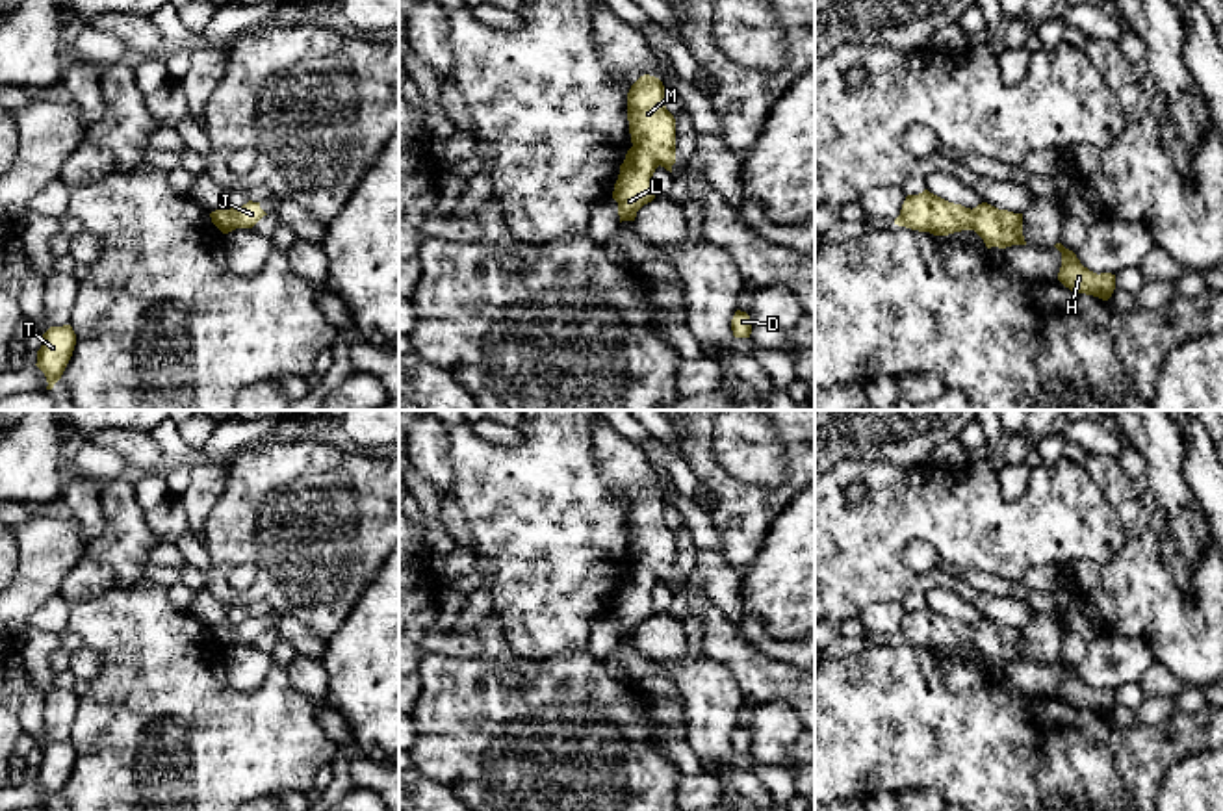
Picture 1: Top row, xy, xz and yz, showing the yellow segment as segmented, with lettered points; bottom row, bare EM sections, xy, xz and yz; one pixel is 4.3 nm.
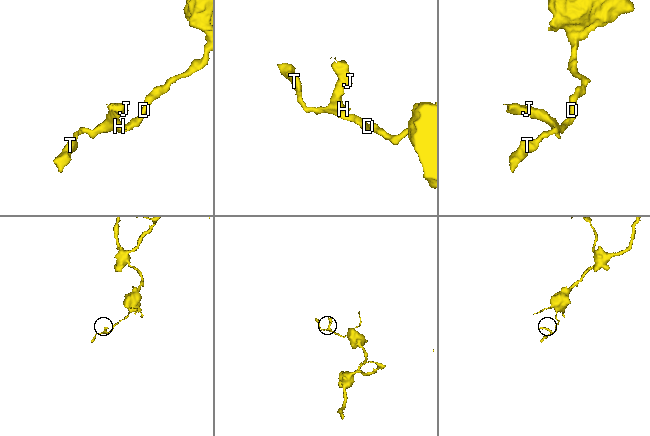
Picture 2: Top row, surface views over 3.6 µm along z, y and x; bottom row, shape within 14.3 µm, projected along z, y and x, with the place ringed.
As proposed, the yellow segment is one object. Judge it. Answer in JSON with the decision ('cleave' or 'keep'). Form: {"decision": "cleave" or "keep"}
{"decision": "cleave"}

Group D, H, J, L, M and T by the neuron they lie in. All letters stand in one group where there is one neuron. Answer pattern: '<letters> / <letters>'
D H L T / J M

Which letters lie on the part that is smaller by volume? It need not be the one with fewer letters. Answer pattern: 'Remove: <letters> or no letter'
Remove: J, M

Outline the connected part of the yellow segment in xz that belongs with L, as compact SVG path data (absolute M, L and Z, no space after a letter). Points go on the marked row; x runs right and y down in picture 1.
M642 147L627 150L612 191L612 199L618 202L620 223L635 221L637 212L655 199L651 176L657 167L657 160Z

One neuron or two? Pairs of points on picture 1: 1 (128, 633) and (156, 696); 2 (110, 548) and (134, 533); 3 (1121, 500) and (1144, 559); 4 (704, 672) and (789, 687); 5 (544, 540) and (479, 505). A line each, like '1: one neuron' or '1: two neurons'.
1: one neuron
2: one neuron
3: one neuron
4: two neurons
5: one neuron

